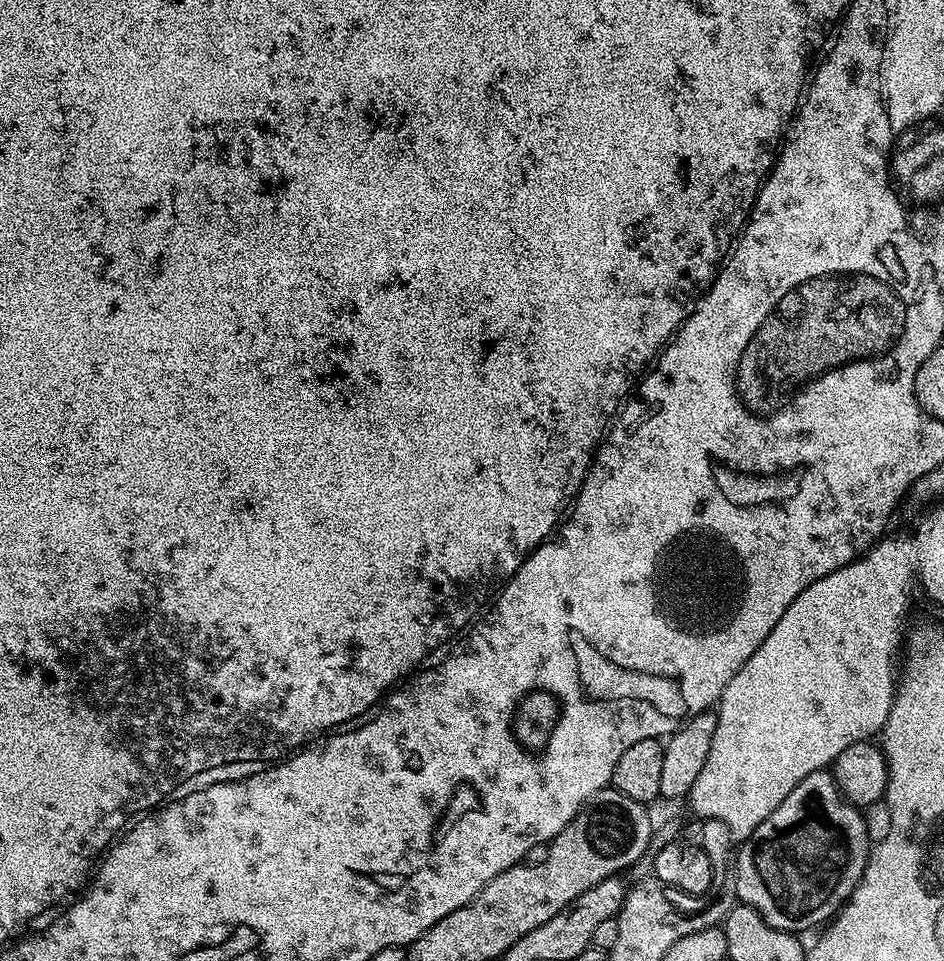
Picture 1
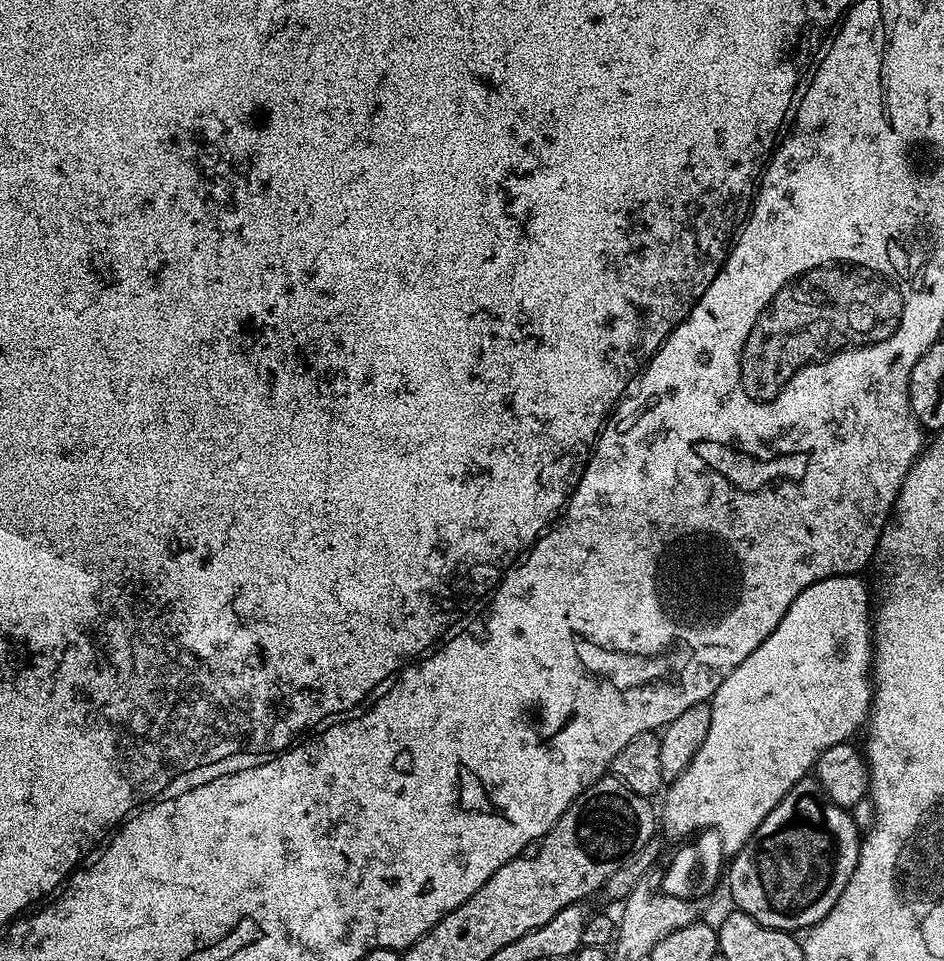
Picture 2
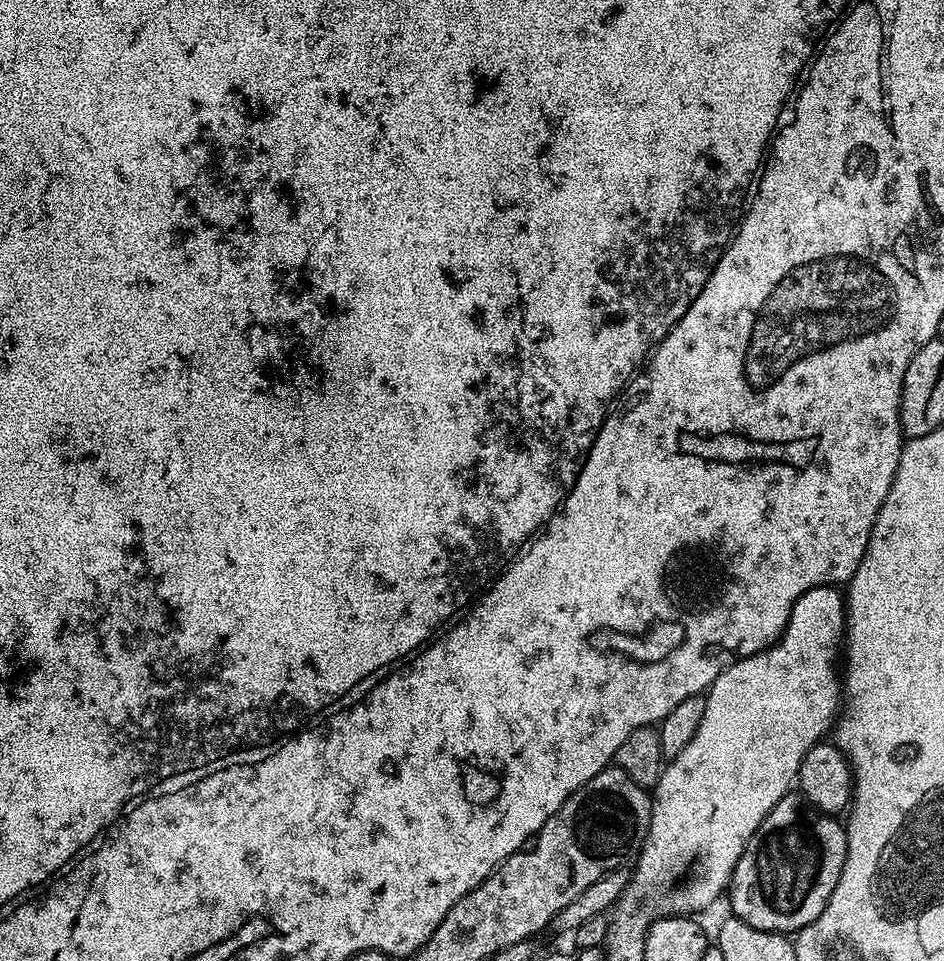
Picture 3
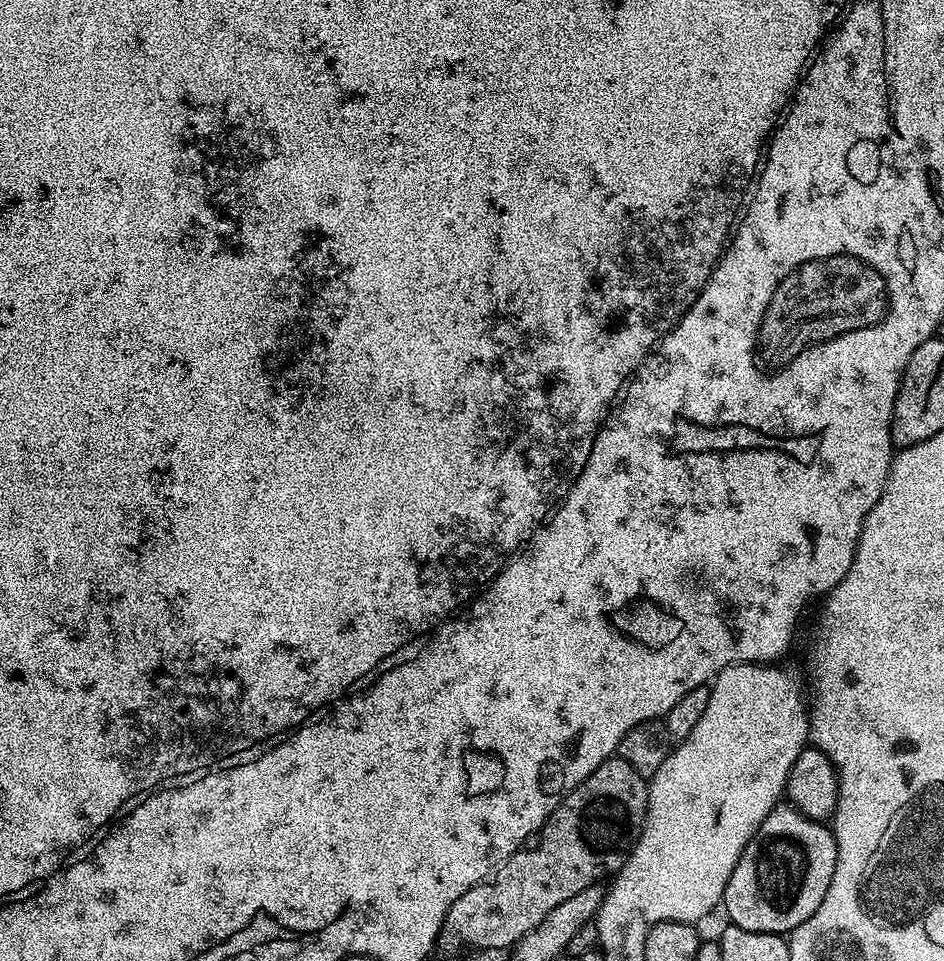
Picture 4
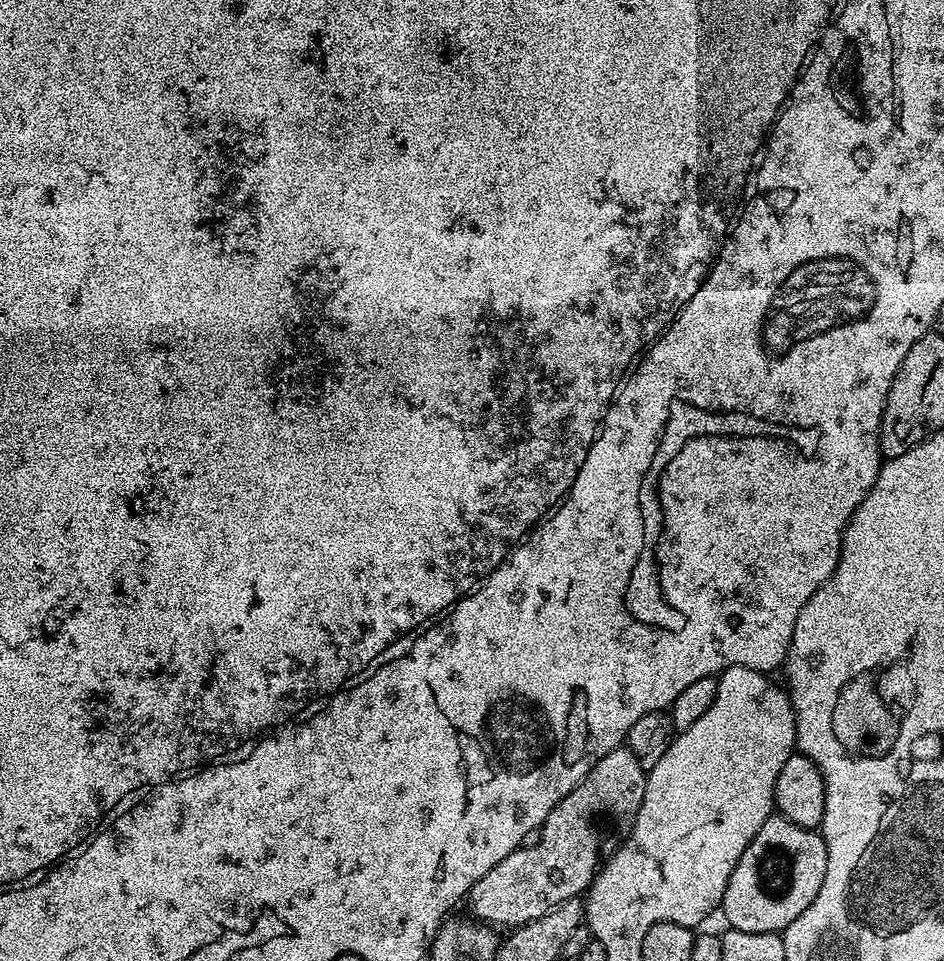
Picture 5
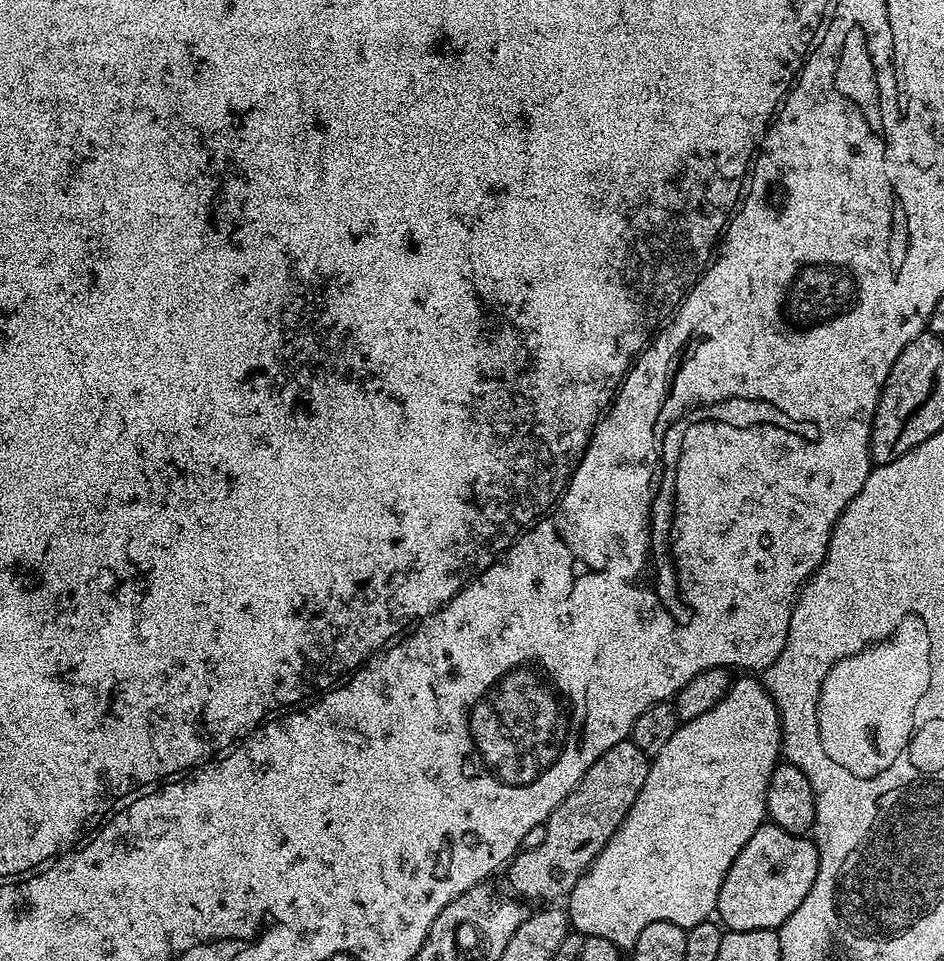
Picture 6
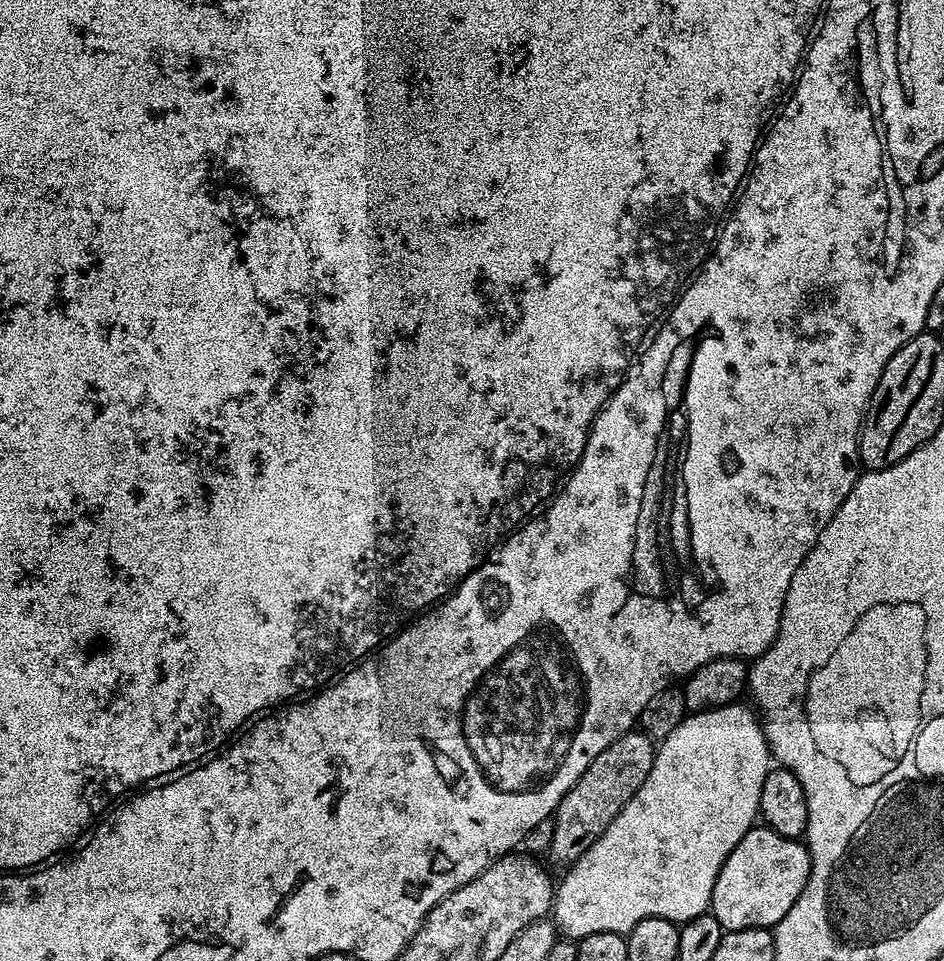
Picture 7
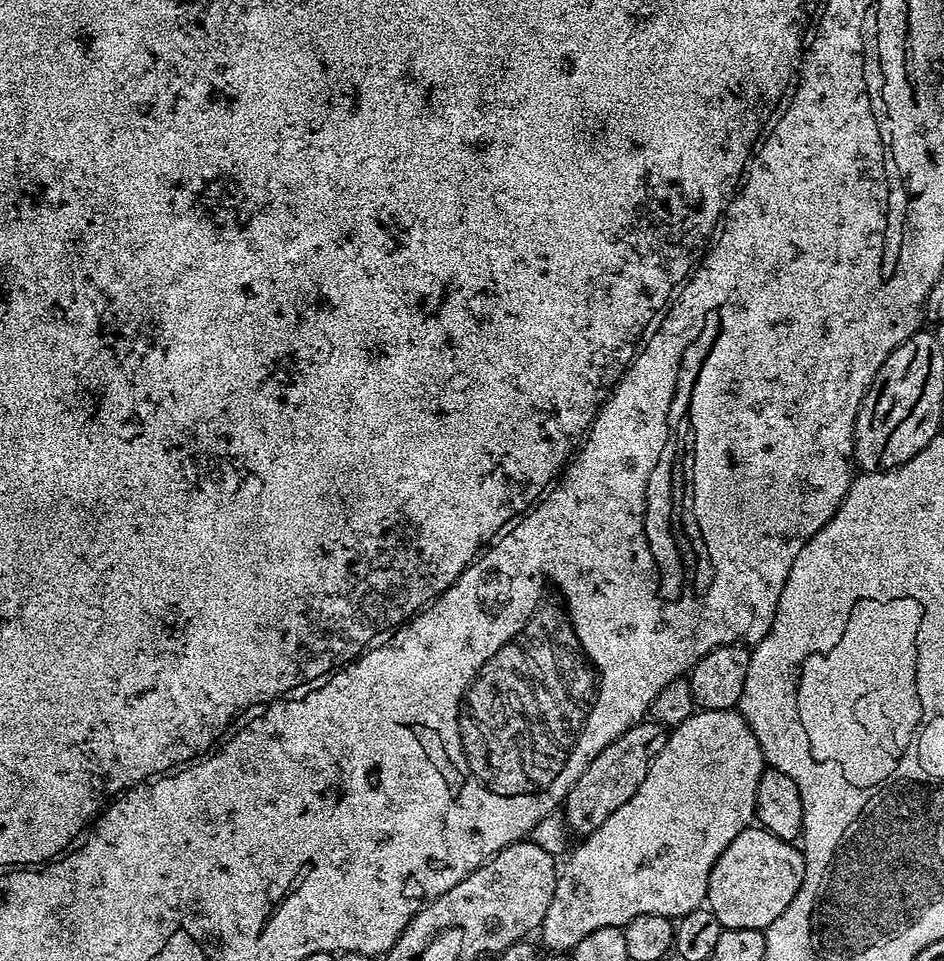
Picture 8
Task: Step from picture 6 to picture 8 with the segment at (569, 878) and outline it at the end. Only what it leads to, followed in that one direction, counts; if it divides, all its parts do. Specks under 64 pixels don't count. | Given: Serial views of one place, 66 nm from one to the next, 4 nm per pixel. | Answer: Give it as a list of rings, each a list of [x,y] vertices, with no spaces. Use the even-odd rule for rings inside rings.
[[[645,718],[626,730],[626,734],[610,742],[610,746],[606,746],[606,750],[602,750],[602,754],[598,754],[598,758],[594,758],[594,762],[590,762],[586,770],[582,770],[582,778],[578,778],[576,785],[568,791],[562,805],[563,815],[570,821],[573,829],[576,827],[580,831],[581,837],[598,830],[598,826],[602,826],[602,822],[606,822],[606,818],[610,818],[610,814],[614,814],[614,810],[624,805],[630,794],[634,794],[634,790],[642,786],[654,758],[658,758],[658,754],[662,754],[662,746],[666,746],[668,733],[669,729],[664,725]]]

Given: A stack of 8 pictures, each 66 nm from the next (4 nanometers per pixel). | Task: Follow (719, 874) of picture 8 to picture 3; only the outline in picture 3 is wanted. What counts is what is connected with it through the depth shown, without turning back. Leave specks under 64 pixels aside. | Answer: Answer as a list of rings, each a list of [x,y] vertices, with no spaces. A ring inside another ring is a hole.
[[[803,795],[782,797],[758,826],[732,875],[731,915],[758,930],[795,934],[830,902],[846,862],[848,834],[835,815],[809,806]]]

